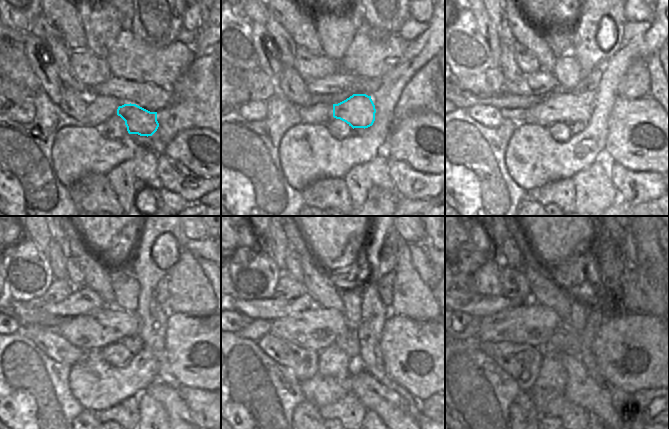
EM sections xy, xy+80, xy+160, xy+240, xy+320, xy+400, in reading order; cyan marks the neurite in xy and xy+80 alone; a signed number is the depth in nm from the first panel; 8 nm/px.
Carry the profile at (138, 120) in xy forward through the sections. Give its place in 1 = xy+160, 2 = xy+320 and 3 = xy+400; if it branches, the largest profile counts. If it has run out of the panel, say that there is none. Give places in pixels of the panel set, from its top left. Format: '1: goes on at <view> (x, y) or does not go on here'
1: goes on at xy+160 (565, 106)
2: goes on at xy+320 (317, 328)
3: goes on at xy+400 (533, 324)

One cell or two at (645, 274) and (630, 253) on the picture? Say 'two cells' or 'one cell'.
two cells

